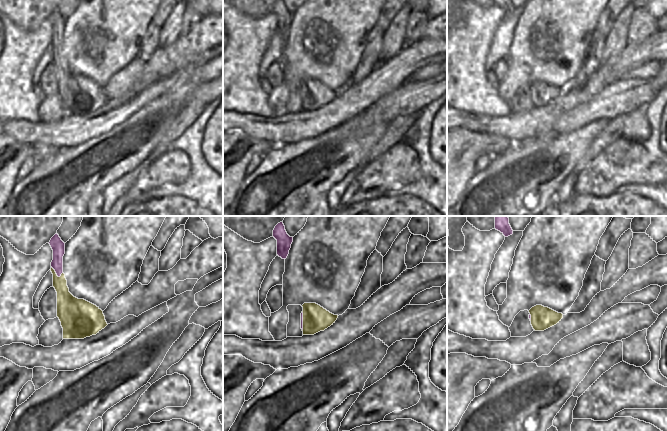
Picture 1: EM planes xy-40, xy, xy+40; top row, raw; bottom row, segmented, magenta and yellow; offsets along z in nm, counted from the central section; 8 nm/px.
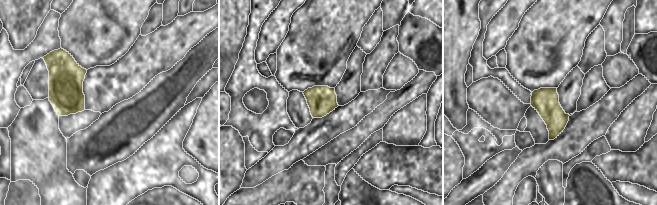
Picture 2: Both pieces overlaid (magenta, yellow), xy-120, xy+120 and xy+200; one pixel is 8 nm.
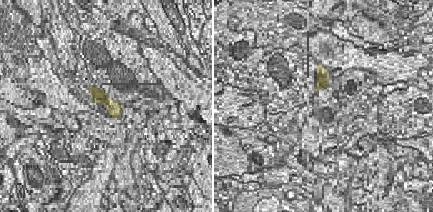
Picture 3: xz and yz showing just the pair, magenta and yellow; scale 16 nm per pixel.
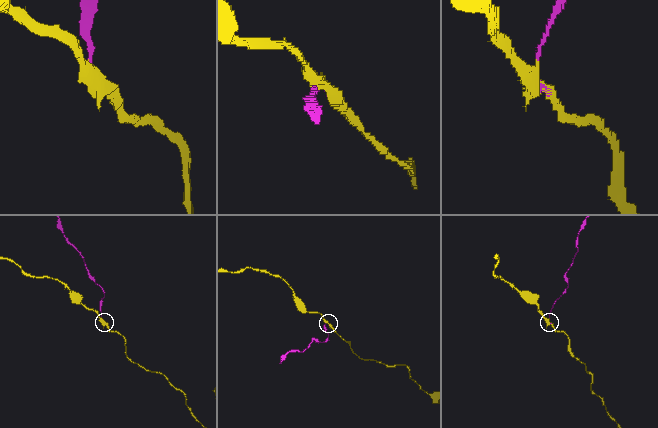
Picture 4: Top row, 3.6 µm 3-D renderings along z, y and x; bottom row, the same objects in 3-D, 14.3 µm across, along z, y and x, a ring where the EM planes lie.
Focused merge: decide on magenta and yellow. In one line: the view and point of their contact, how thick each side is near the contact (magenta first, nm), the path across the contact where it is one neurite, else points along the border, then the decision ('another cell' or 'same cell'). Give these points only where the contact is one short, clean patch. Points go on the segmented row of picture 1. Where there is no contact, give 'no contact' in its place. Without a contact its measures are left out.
xy-40 (55, 271) | 110/140 nm | another cell

